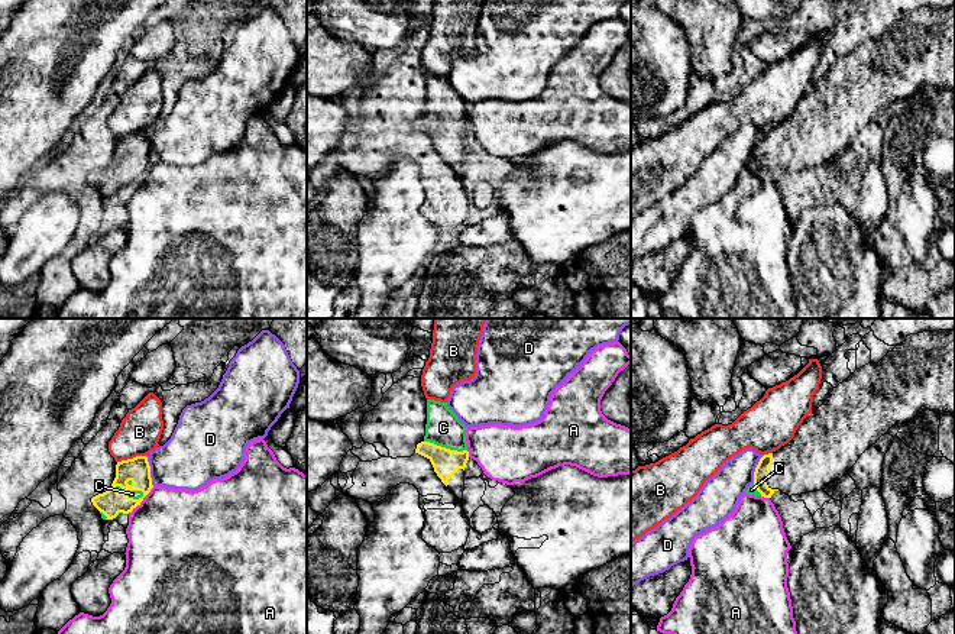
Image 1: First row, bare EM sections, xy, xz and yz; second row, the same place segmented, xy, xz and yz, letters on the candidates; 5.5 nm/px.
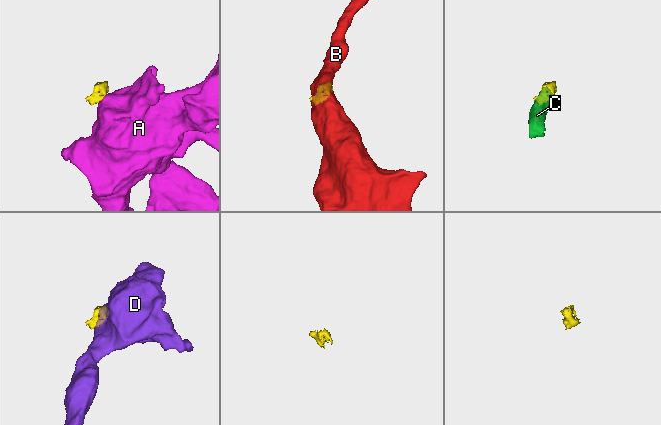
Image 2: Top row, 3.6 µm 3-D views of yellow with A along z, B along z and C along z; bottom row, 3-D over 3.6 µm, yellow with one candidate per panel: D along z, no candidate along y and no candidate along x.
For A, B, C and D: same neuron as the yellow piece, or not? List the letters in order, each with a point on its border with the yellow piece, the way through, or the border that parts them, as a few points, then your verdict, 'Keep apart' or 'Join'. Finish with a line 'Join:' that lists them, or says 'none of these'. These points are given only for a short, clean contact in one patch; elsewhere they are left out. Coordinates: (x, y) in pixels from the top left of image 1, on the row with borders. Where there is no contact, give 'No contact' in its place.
A: Touches yellow at xy (141, 501). Boundary: xy (154, 487), (128, 513). Keep apart
B: Touches yellow at xy (130, 459). Boundary: xy (145, 455), (136, 455), (117, 462). Keep apart
C: Touches yellow at xz (444, 447). Path across: xz (446, 462), (444, 447), (443, 427). Join
D: Touches yellow at xy (149, 471). Boundary: xy (145, 456), (154, 485). Keep apart
Join: C

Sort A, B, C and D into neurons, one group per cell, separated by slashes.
A / B / C / D

